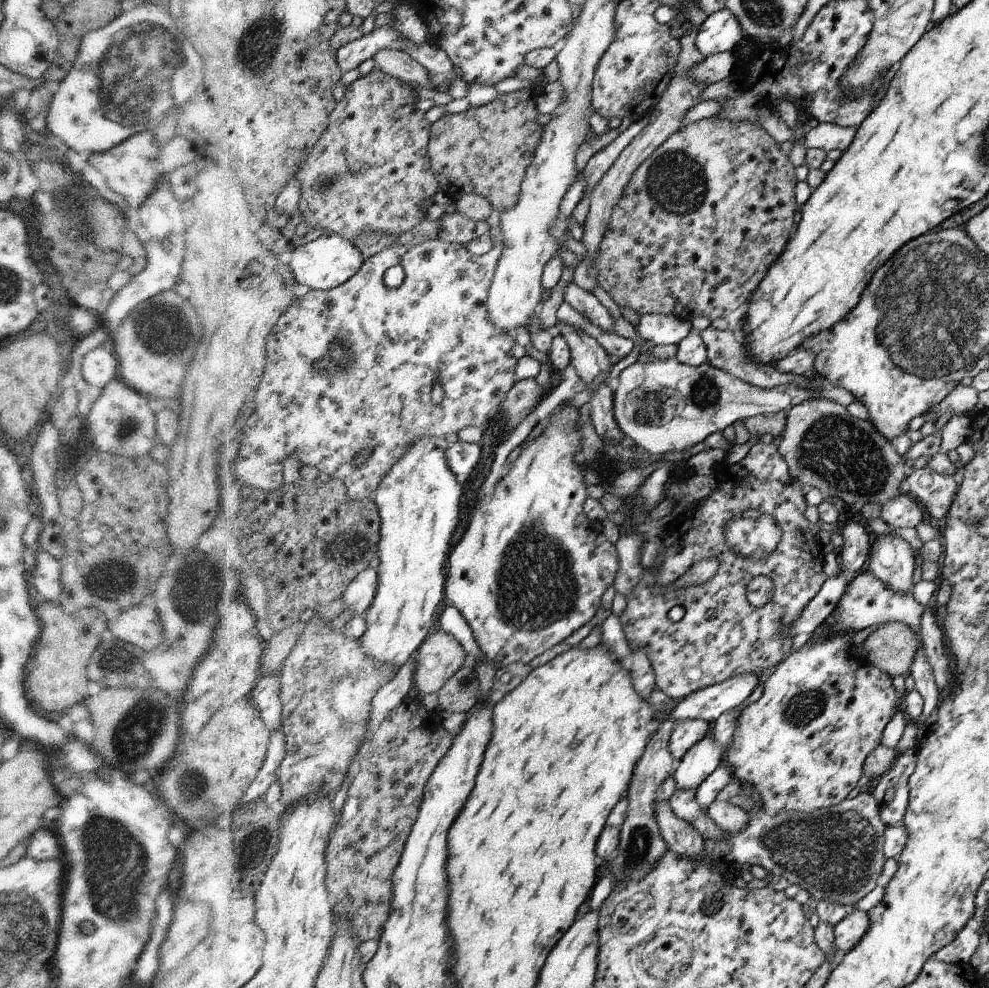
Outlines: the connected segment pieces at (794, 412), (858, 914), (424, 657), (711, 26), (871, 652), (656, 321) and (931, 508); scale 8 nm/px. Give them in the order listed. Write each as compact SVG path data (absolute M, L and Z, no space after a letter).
M810 398L806 402L796 404L787 410L785 429L781 434L782 440L777 447L782 458L788 465L791 477L805 489L814 487L822 492L824 498L839 504L874 503L882 505L900 494L900 484L904 480L904 460L896 454L890 442L878 432L869 421L860 420L840 406L838 402L826 398Z
M850 909L850 912L834 927L836 954L838 952L846 954L854 948L866 934L868 926L870 926L870 916L866 910Z
M443 628L429 636L416 654L415 686L421 694L439 692L471 662L465 645Z
M722 9L704 20L697 31L697 48L704 56L735 52L745 38L741 22L730 9Z
M892 621L879 626L864 642L865 660L883 670L885 674L907 677L920 648L920 640L914 629Z
M644 314L635 326L636 335L642 340L658 344L680 344L692 331L691 321L664 314Z
M927 465L911 472L907 480L908 494L926 506L926 512L937 521L947 518L954 502L959 481L955 476L938 474Z

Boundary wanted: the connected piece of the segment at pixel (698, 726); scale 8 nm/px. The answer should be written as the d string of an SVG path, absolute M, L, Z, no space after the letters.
M702 719L684 720L673 728L669 738L669 749L676 762L679 762L688 752L706 736L708 723Z

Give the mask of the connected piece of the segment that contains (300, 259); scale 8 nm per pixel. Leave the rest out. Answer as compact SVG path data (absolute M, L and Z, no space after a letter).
M338 233L322 235L319 239L293 251L291 266L294 268L298 281L304 286L309 286L310 289L334 290L352 280L367 261L364 252L353 241Z

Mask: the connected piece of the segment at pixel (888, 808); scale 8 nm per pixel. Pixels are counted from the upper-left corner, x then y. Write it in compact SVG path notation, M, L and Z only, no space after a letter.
M916 747L903 751L897 755L892 768L881 776L878 785L870 789L870 792L879 797L881 818L886 827L903 822L909 803L909 778L916 765Z

